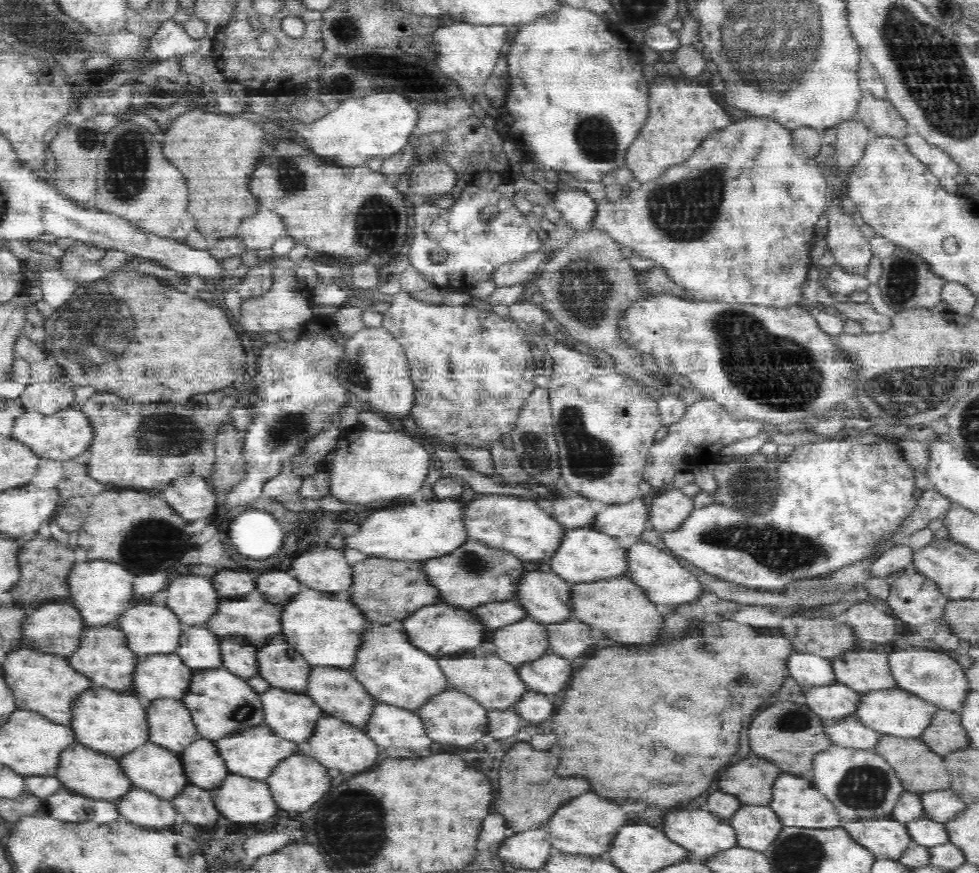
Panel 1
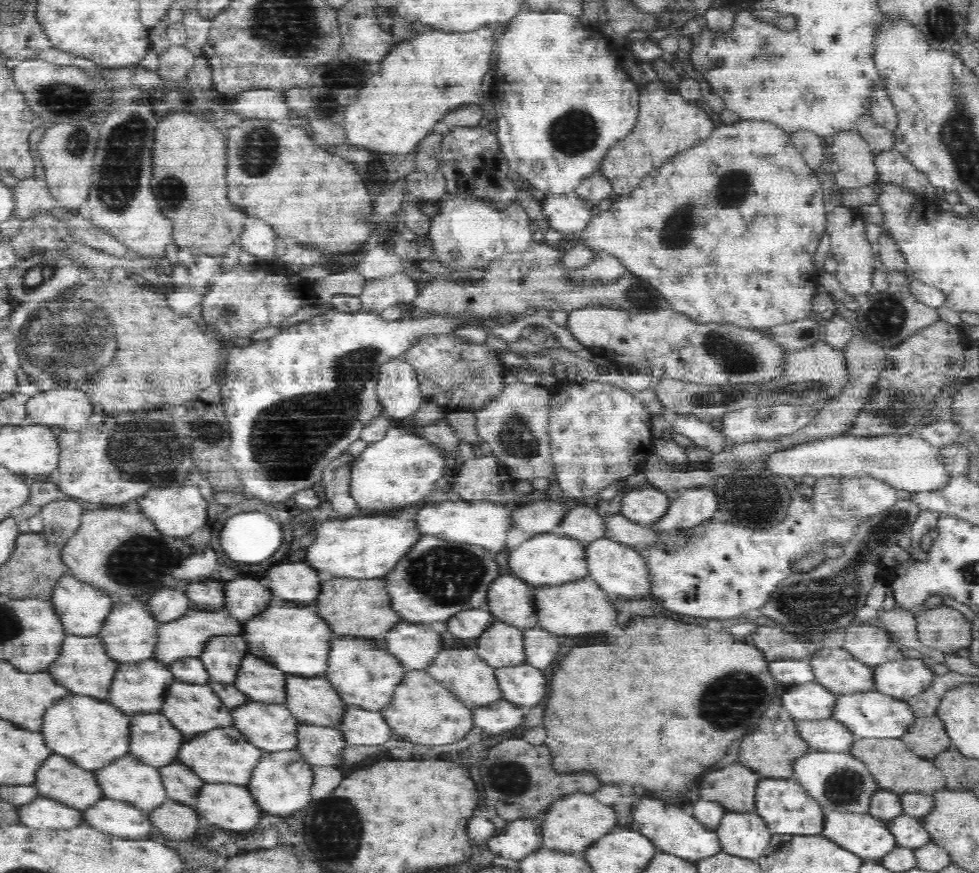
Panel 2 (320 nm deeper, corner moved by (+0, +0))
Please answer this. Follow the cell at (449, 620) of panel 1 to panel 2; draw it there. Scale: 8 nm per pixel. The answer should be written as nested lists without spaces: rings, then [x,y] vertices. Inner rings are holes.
[[[400,621],[383,635],[389,651],[394,653],[409,671],[427,669],[442,649],[442,632],[432,630],[430,622]]]

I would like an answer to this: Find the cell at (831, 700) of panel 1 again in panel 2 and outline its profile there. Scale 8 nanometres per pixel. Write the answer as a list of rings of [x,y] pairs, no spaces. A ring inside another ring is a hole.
[[[819,682],[791,685],[782,696],[783,706],[796,720],[815,721],[833,717],[840,694],[830,691]]]

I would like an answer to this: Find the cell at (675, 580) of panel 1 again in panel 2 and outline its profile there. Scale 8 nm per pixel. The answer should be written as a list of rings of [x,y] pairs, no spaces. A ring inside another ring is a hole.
[[[608,538],[591,542],[587,550],[587,560],[589,576],[597,580],[606,592],[615,592],[624,598],[642,599],[645,596],[652,596],[656,588],[656,584],[653,584],[652,568],[649,568],[645,555],[628,544]]]

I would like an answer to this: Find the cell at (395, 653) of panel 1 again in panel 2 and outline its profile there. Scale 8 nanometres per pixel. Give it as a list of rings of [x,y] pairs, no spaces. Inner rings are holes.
[[[343,635],[333,640],[329,668],[324,673],[341,694],[348,706],[381,711],[389,707],[398,694],[402,681],[409,674],[408,668],[389,650],[378,648],[375,637]]]

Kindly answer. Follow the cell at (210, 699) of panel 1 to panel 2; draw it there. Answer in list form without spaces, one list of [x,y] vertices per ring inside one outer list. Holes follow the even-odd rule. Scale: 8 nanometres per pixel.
[[[176,680],[169,690],[168,698],[160,711],[165,713],[174,726],[177,726],[178,730],[181,730],[187,738],[194,738],[215,728],[234,727],[234,724],[237,723],[234,708],[230,709],[222,702],[222,698],[210,686],[210,681],[196,684]]]

